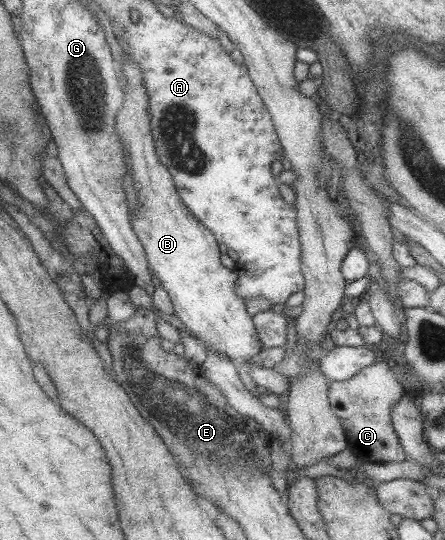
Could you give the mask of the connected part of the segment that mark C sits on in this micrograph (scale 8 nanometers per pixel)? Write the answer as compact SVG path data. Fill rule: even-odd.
M379 357L344 381L328 381L327 399L334 416L340 419L347 447L357 459L370 463L400 462L406 458L398 435L391 425L390 407L405 395L405 385L396 369Z

